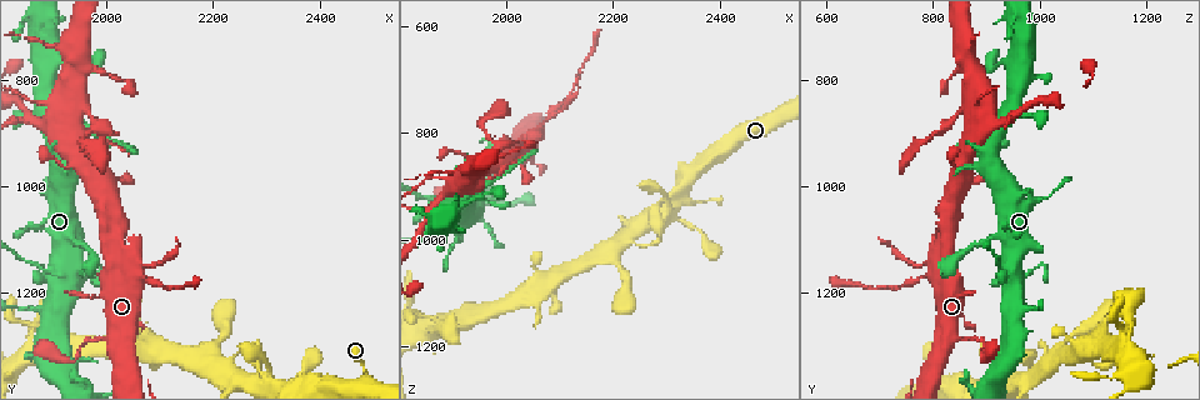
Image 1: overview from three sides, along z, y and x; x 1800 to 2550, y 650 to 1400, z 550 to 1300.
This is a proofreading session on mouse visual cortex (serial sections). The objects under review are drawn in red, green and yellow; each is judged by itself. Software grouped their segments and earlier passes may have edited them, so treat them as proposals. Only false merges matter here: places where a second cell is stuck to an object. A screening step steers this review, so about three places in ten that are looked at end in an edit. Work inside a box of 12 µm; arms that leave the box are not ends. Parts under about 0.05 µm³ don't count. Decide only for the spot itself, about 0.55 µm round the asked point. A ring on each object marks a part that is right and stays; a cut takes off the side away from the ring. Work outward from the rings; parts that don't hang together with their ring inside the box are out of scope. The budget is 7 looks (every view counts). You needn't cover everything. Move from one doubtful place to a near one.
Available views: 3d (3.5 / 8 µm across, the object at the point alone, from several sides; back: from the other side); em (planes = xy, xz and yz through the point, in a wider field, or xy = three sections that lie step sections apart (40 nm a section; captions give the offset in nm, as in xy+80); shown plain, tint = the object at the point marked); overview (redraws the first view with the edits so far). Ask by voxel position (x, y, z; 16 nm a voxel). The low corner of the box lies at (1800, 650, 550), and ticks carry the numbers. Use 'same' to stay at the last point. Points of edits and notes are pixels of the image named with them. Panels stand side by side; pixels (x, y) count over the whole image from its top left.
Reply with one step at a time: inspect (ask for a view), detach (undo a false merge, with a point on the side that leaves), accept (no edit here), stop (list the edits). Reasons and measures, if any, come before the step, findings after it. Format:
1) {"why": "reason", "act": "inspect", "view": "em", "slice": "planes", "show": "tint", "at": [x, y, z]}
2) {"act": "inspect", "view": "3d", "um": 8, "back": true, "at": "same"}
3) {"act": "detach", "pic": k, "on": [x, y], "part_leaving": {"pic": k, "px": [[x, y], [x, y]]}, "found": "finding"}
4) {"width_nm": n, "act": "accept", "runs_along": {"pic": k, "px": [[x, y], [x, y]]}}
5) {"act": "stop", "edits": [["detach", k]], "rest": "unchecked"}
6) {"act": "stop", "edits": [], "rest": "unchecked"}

{"why": "branch point", "act": "inspect", "view": "3d", "um": 3.5, "at": [2055, 1170, 805]}

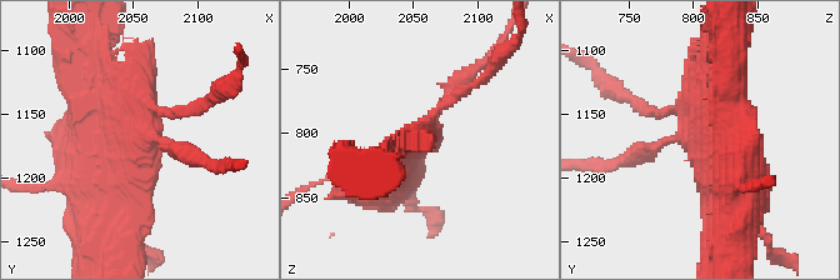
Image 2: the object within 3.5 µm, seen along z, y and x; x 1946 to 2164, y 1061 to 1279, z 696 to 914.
{"act": "inspect", "view": "em", "slice": "xy", "step": 5, "show": "tint", "at": [2062, 1168, 804]}

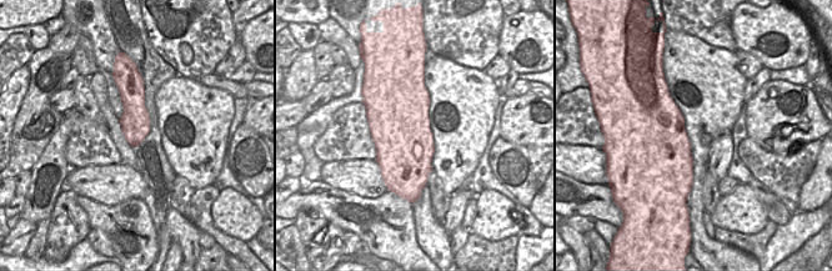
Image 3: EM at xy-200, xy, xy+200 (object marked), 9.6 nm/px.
{"act": "accept", "runs_along": {"pic": 2, "px": [[383, 180], [471, 70]]}, "found": "all the same cell"}

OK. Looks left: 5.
{"why": "abrupt turn", "act": "inspect", "view": "3d", "um": 3.5, "back": true, "at": [1925, 860, 880]}

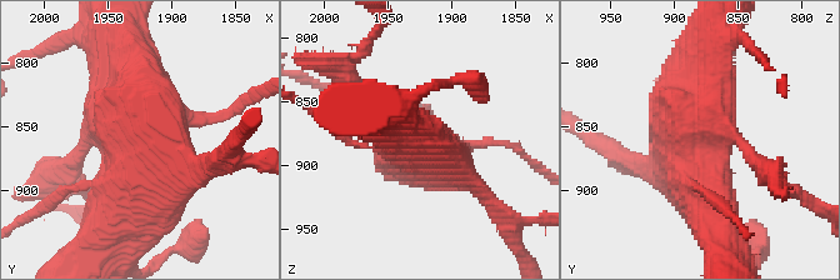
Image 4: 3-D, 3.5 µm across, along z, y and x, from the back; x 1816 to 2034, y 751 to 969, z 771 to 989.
{"act": "inspect", "view": "em", "slice": "xy", "step": 2, "show": "tint", "at": [1932, 860, 882]}

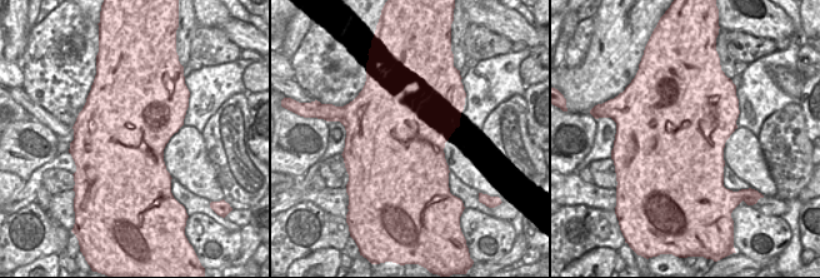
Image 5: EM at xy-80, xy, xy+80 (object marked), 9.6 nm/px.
{"act": "accept", "runs_along": {"pic": 4, "px": [[101, 241], [133, 176], [129, 84]]}, "found": "continuous, no second cell"}

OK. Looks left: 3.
{"act": "inspect", "view": "3d", "um": 3.5, "at": [1960, 915, 780]}

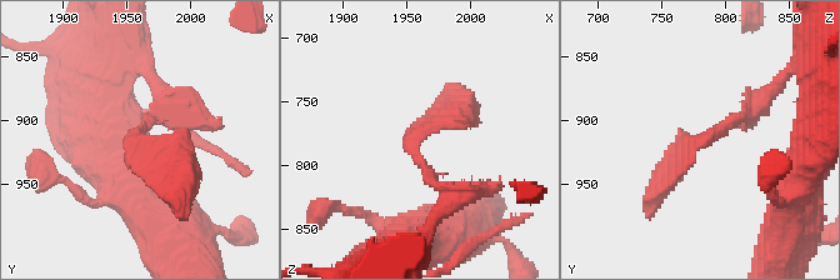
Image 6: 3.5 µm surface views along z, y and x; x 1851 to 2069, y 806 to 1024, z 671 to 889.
{"why": "need the tissue", "act": "inspect", "view": "em", "slice": "xy", "step": 1, "show": "tint", "at": [1956, 916, 778]}

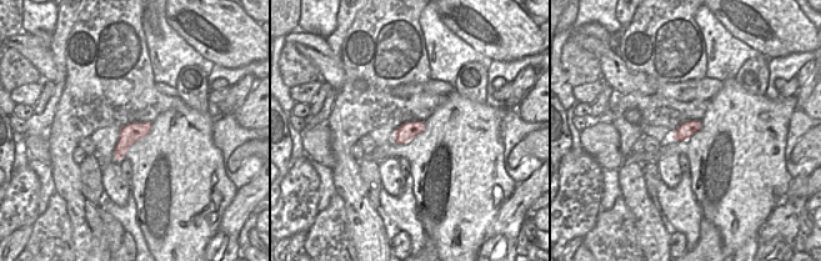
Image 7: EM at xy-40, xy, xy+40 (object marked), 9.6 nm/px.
{"width_nm": 170, "act": "accept", "runs_along": {"pic": 6, "px": [[759, 105], [691, 140], [656, 190]]}, "found": "all the same cell"}

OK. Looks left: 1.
{"act": "stop", "edits": [], "rest": "unchecked"}

